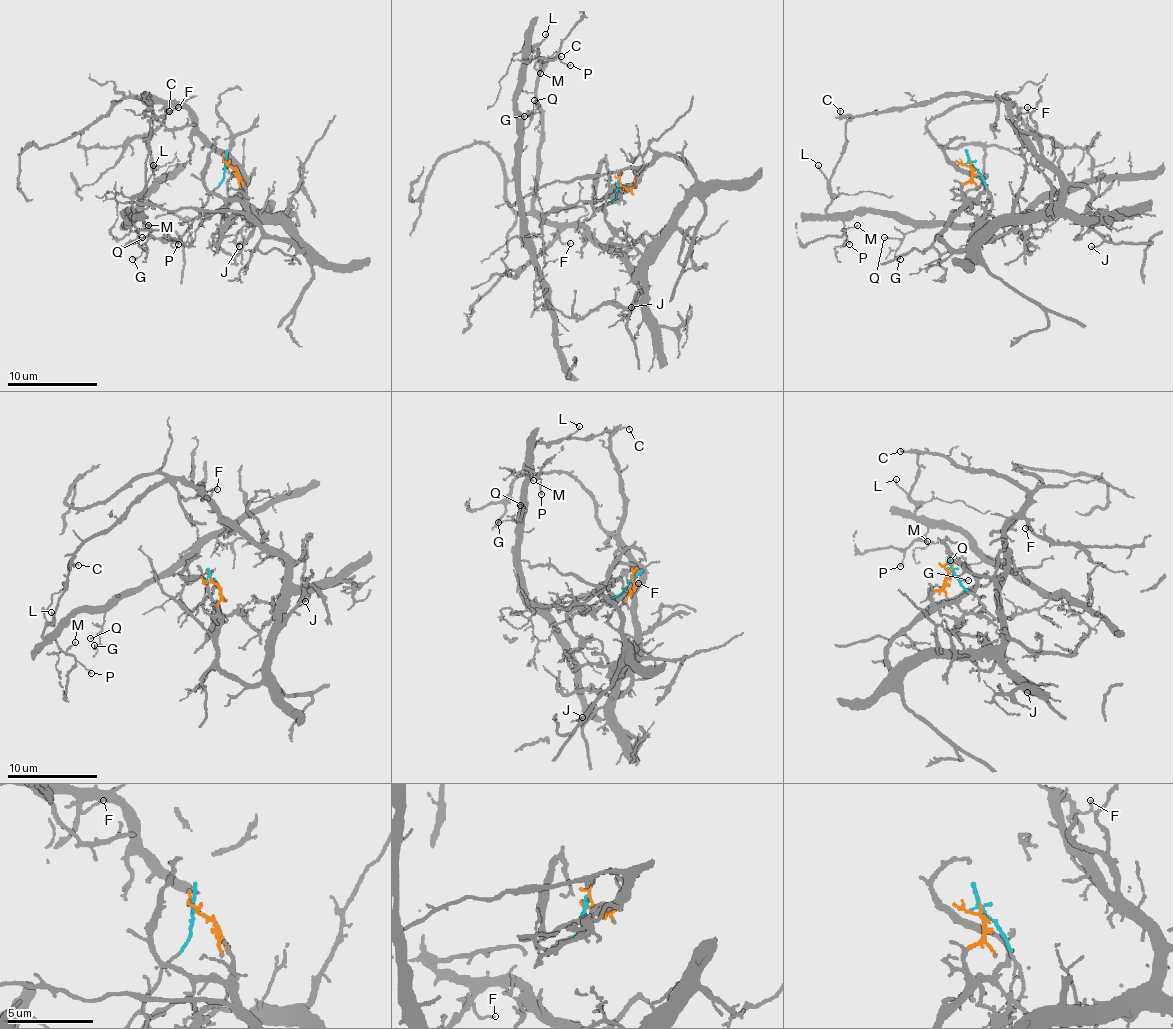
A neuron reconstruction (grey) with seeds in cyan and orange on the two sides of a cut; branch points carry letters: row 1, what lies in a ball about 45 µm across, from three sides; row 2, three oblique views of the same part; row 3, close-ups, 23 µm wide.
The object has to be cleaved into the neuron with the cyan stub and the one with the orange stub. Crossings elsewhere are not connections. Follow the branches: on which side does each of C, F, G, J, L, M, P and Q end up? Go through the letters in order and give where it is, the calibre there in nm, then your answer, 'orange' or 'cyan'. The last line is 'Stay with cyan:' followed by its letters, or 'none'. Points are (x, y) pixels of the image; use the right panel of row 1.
C: at (840, 111); 110 nm thick; cyan
F: at (1027, 107); 120 nm thick; orange
G: at (900, 259); 130 nm thick; cyan
J: at (1091, 246); 120 nm thick; orange
L: at (818, 165); 130 nm thick; cyan
M: at (857, 225); 110 nm thick; cyan
P: at (849, 244); 120 nm thick; cyan
Q: at (884, 237); 90 nm thick; cyan
Stay with cyan: C, G, L, M, P, Q

